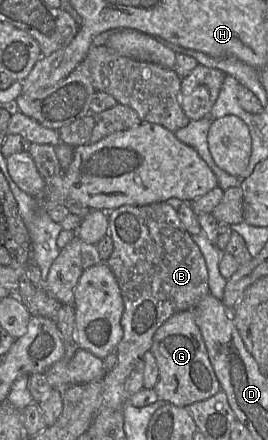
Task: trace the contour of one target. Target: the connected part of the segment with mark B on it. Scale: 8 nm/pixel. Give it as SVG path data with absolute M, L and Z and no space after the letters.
M166 202L143 206L123 205L108 212L108 235L113 240L113 252L106 260L113 272L123 299L124 311L121 317L123 337L116 346L117 364L107 371L102 379L102 408L122 410L128 400L125 382L136 364L150 351L156 330L172 315L180 311L194 309L207 294L208 271L205 259L192 240L191 235L182 225L177 211Z

